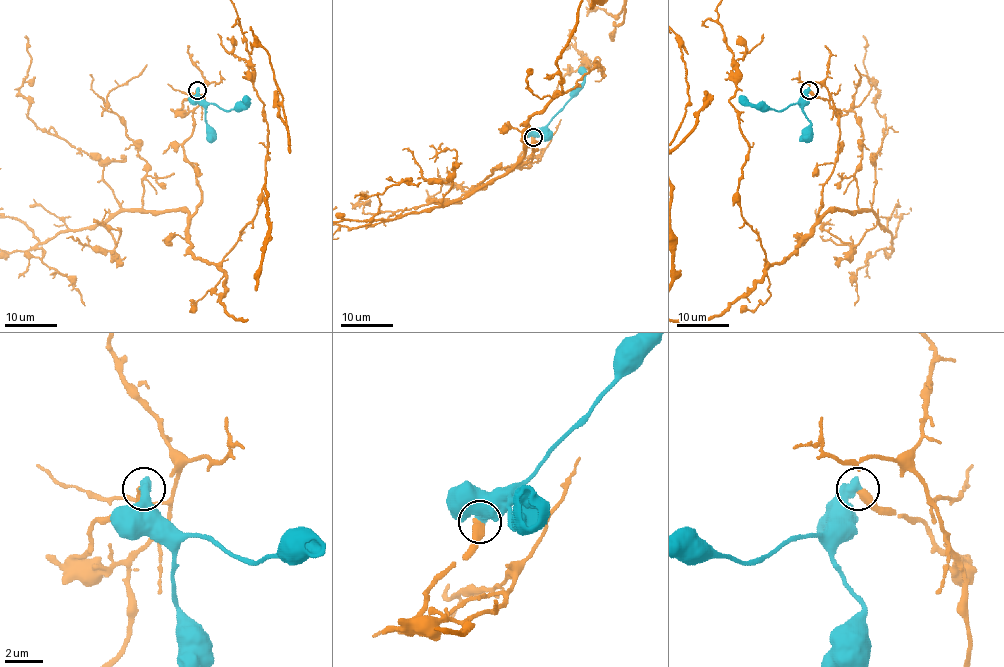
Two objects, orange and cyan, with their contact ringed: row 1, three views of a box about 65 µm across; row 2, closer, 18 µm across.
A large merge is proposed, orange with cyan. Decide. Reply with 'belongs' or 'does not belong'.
does not belong

